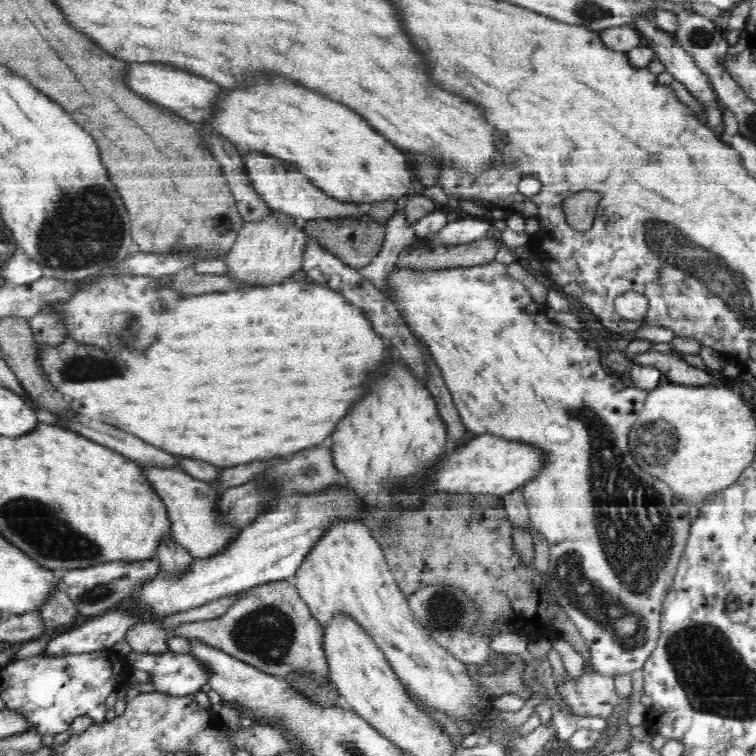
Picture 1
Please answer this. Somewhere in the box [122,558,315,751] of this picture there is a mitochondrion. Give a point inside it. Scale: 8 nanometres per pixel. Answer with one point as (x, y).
(267, 633)

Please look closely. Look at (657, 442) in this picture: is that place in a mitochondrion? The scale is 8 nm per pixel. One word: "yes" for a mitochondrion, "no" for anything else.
yes

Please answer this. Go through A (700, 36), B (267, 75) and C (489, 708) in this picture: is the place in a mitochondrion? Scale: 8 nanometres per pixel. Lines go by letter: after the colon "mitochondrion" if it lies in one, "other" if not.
A: mitochondrion
B: other
C: other

